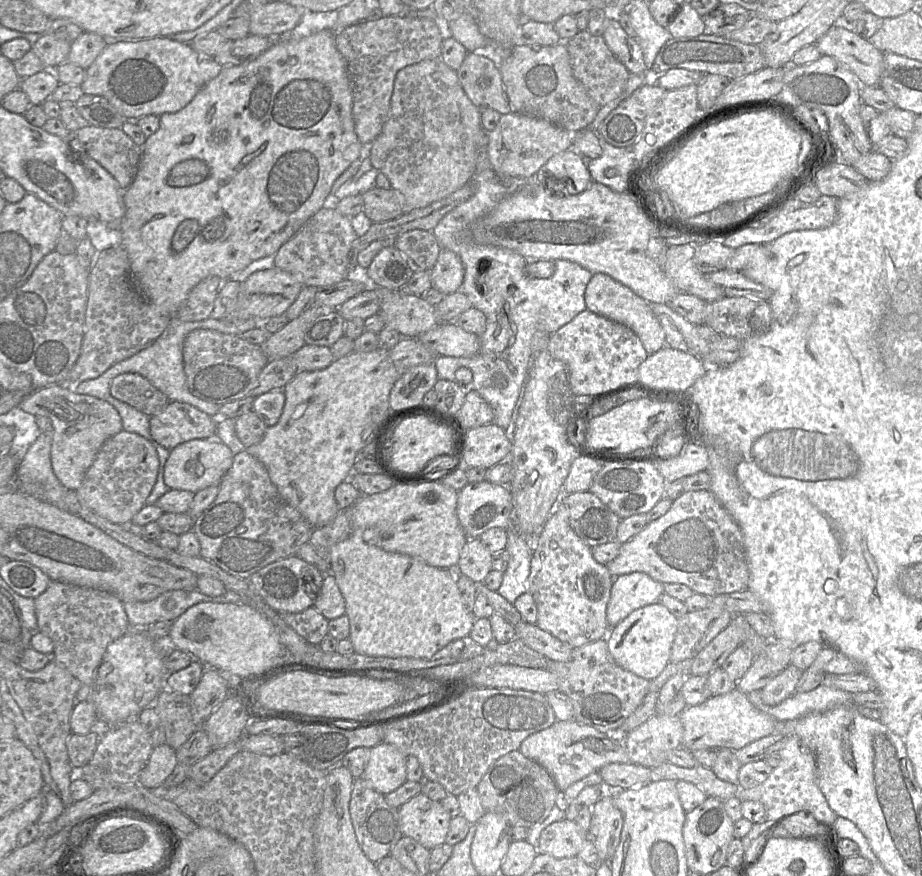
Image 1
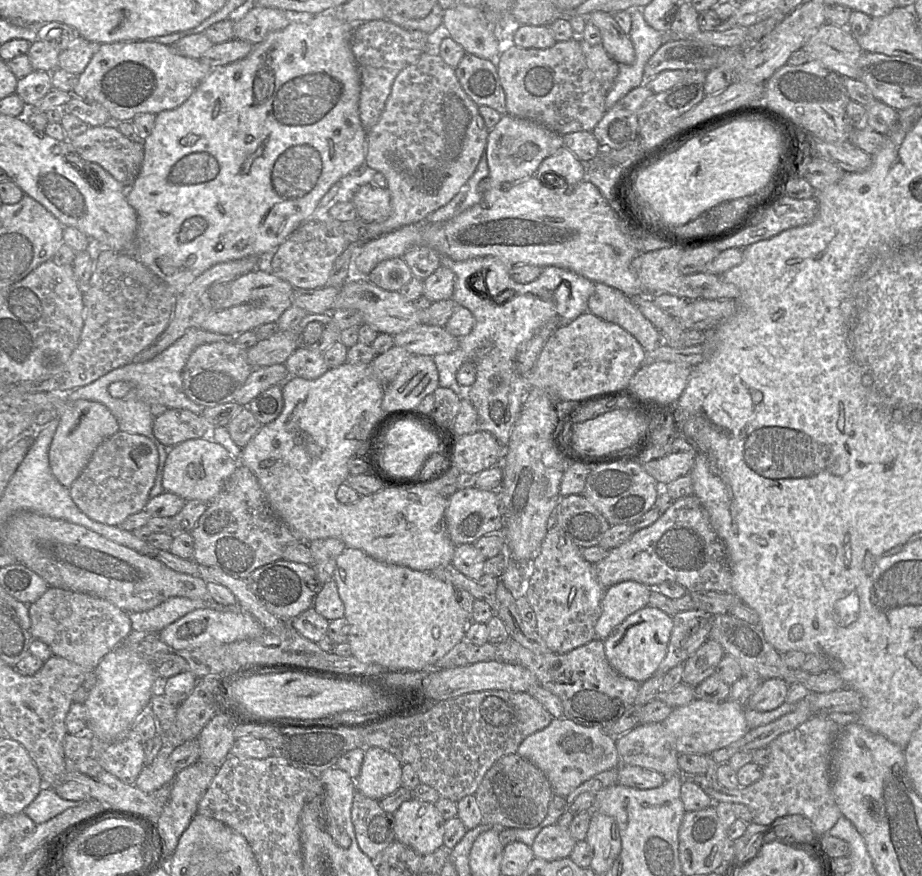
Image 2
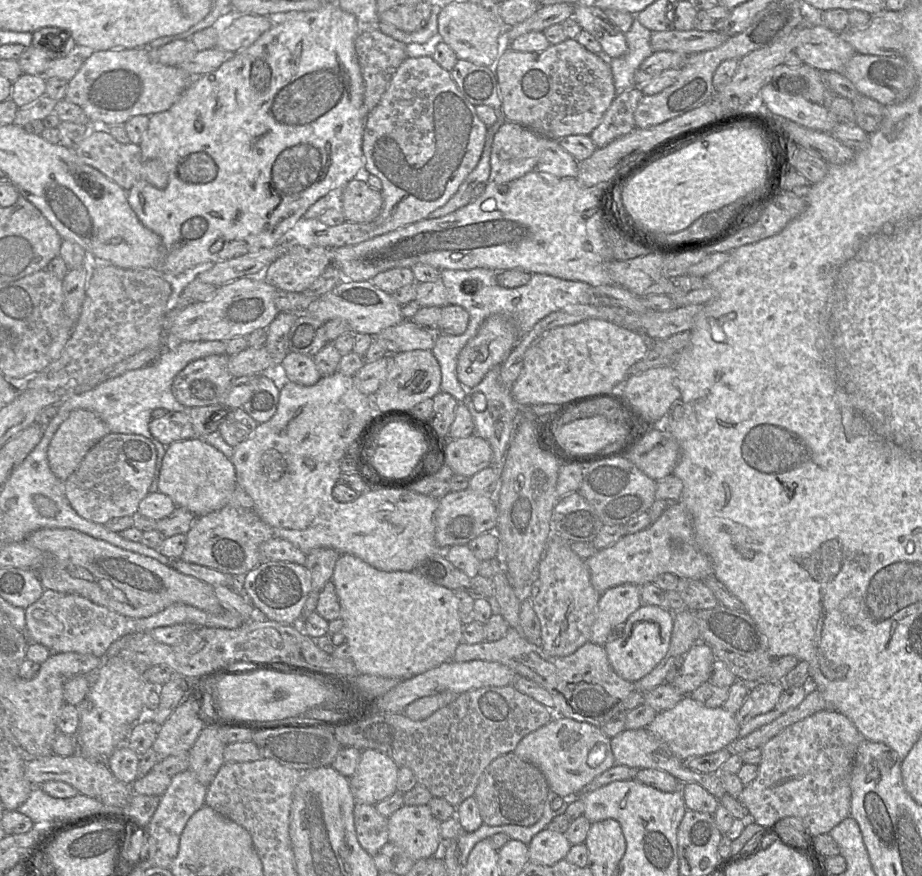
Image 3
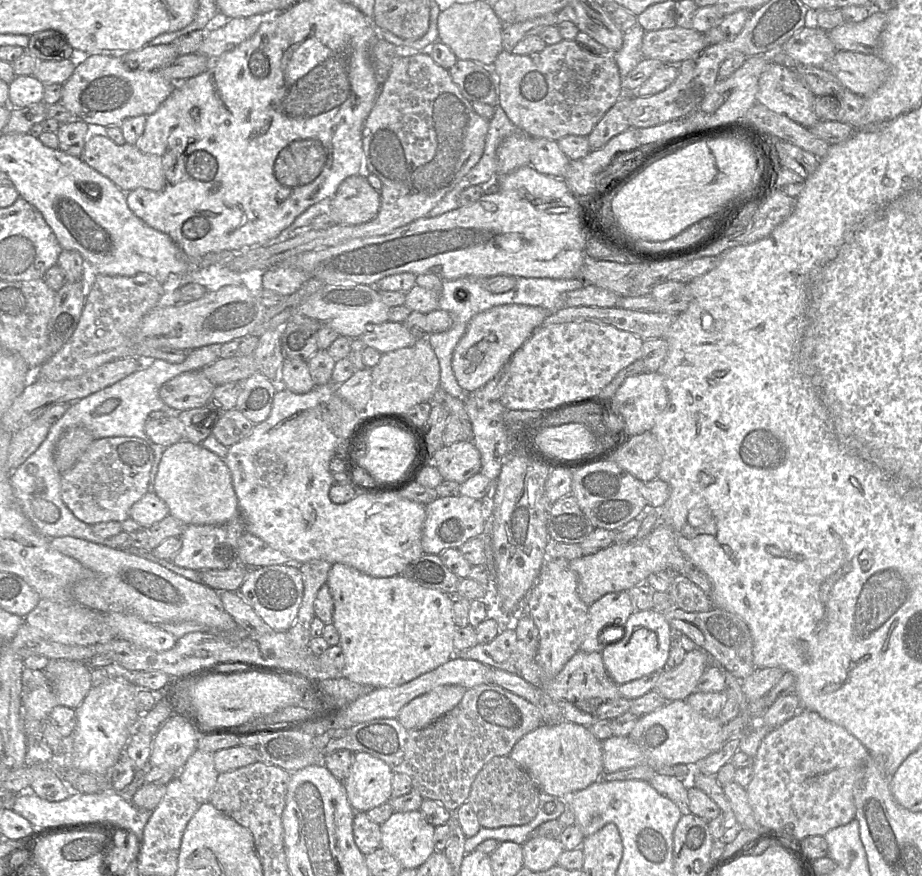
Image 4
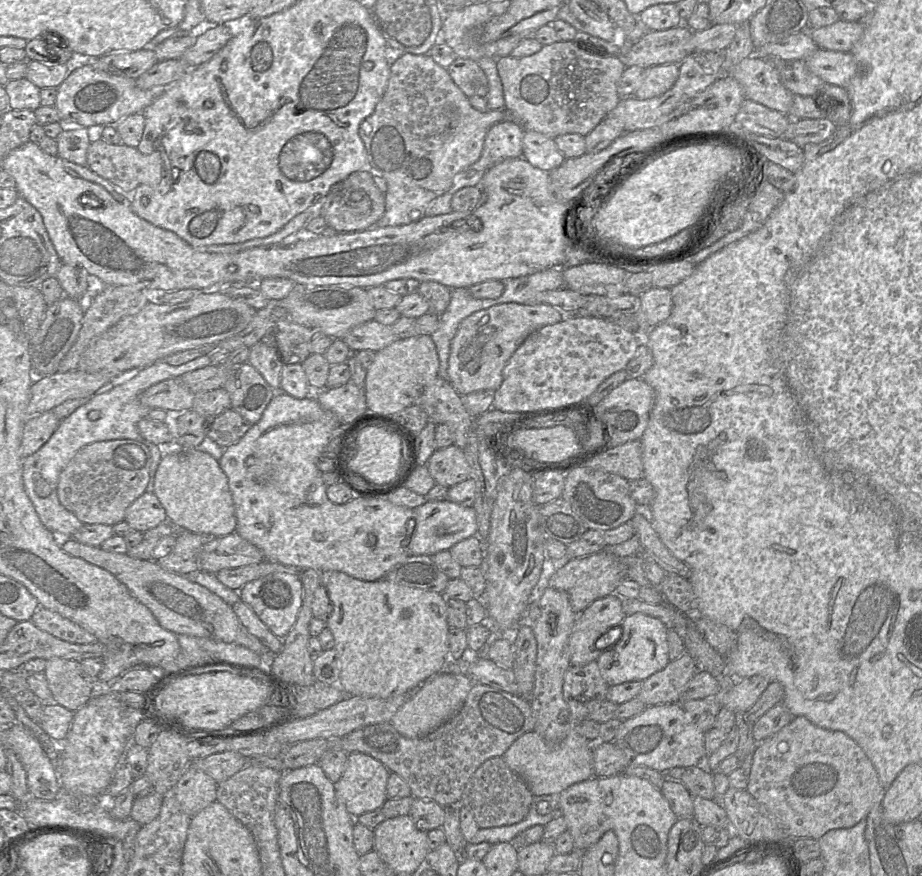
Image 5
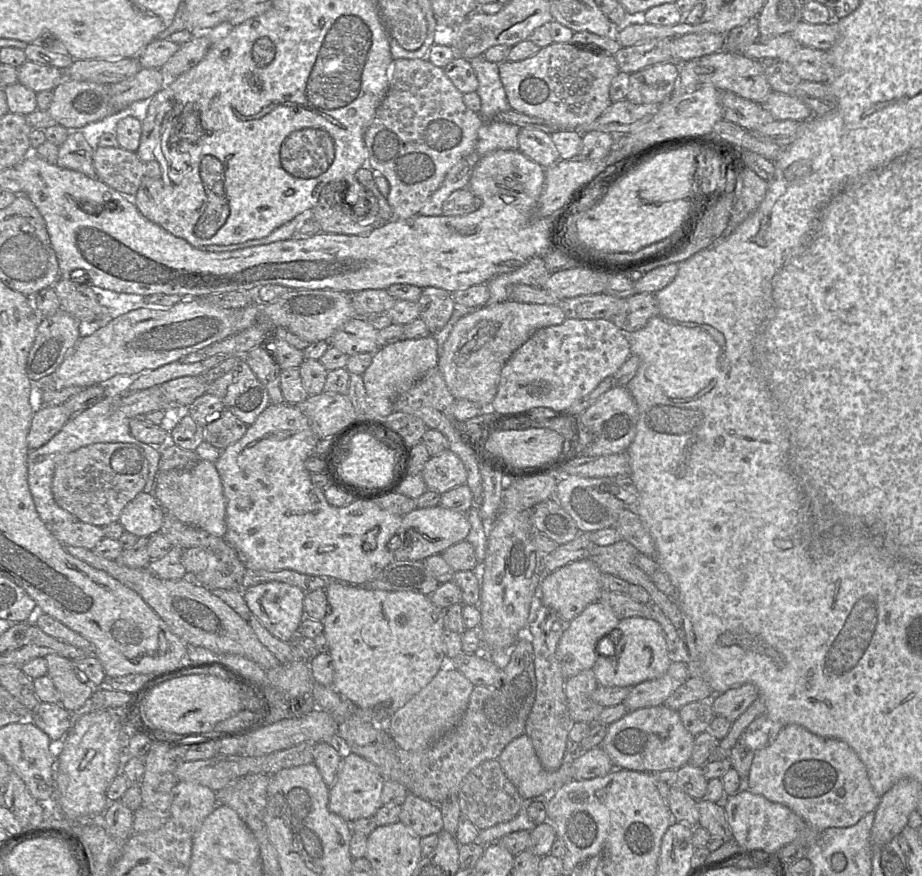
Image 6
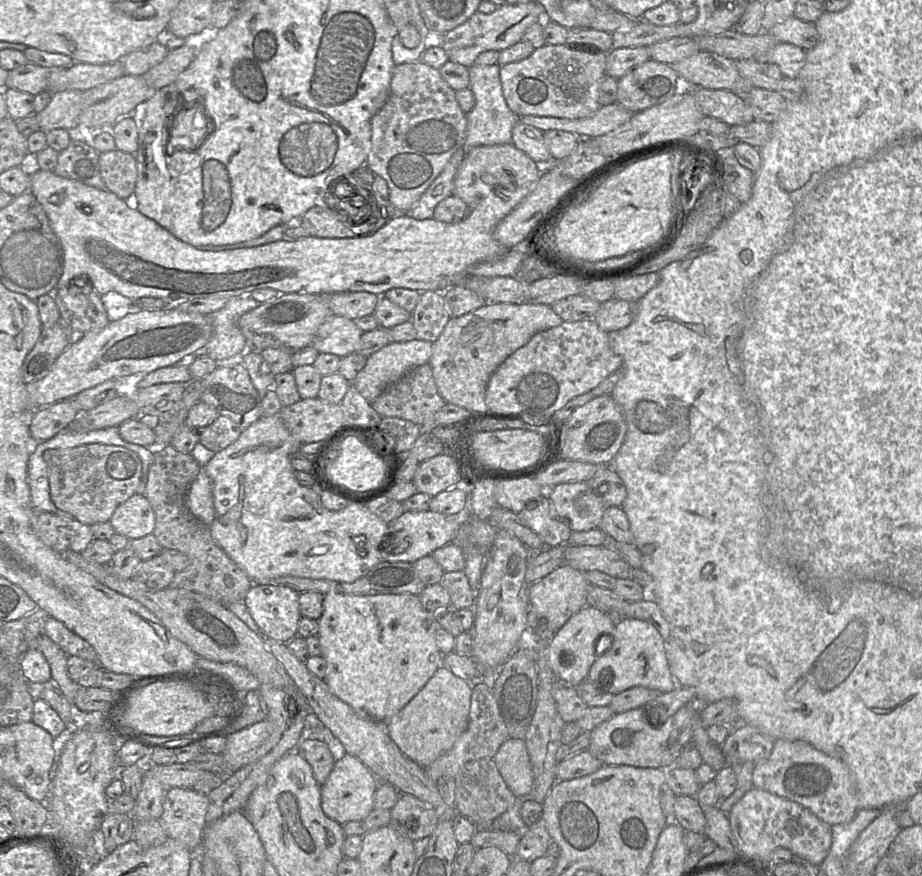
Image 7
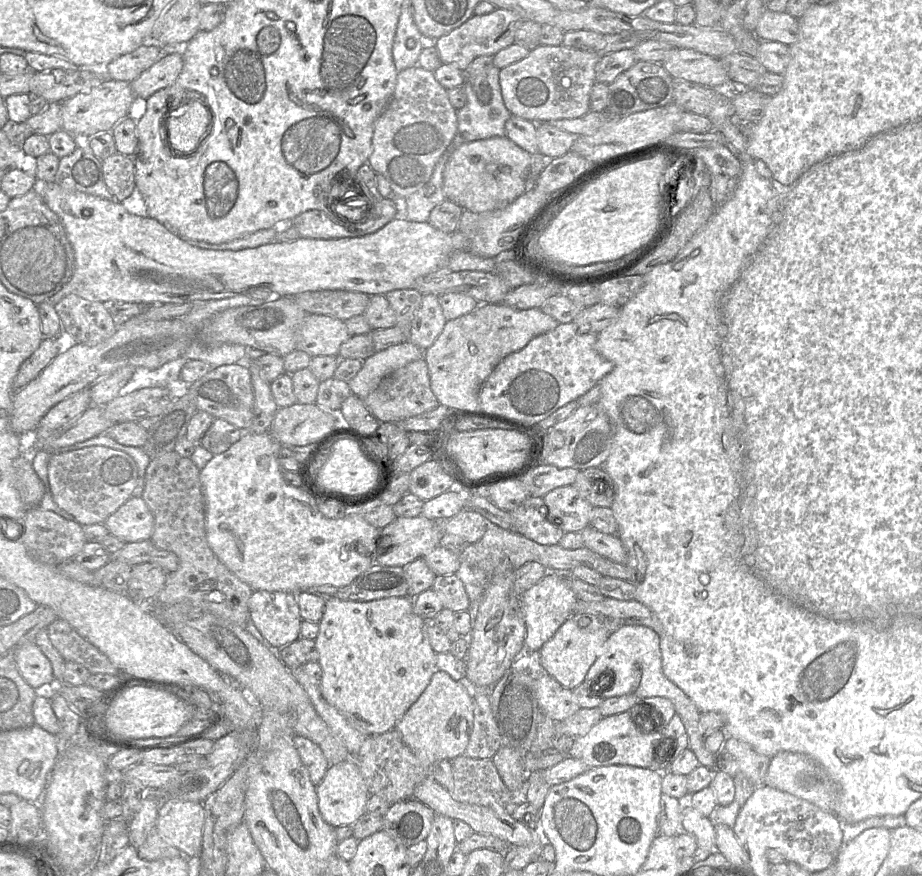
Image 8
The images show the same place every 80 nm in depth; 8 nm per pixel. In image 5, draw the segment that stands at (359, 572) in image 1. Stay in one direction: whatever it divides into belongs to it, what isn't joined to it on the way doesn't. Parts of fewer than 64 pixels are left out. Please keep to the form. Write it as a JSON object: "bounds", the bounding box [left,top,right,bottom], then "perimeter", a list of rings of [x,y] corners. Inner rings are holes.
{"bounds":[322,571,450,699],"perimeter":[[[340,571],[325,573],[325,580],[322,585],[326,587],[329,599],[333,606],[332,612],[325,623],[333,634],[335,641],[334,649],[336,650],[339,658],[340,676],[338,685],[347,696],[387,699],[405,694],[422,685],[427,679],[439,673],[444,664],[450,660],[448,645],[449,625],[447,623],[447,600],[441,593],[396,584],[384,578],[376,581],[363,581]]]}

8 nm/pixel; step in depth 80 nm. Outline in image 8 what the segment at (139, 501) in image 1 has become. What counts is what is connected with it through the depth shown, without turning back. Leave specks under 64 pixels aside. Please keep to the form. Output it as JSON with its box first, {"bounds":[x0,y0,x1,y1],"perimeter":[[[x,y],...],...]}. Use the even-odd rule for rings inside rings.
{"bounds":[48,446,138,526],"perimeter":[[[89,446],[78,450],[51,453],[48,480],[54,502],[74,517],[81,526],[104,523],[122,504],[132,497],[137,484],[138,468],[127,453],[105,446]]]}

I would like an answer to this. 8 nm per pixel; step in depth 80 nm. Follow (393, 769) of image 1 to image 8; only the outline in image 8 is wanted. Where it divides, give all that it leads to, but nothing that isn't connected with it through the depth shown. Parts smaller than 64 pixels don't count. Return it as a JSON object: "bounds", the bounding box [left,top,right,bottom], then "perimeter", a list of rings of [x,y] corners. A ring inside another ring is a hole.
{"bounds":[316,757,370,828],"perimeter":[[[351,757],[329,766],[323,780],[316,786],[316,794],[320,815],[333,828],[352,826],[352,824],[366,813],[366,803],[370,797],[358,764]]]}

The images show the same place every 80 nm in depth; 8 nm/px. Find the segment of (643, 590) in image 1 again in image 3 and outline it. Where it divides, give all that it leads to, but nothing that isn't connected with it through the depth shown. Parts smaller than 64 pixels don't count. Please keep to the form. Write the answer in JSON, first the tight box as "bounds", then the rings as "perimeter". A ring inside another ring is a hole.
{"bounds":[590,584,641,646],"perimeter":[[[624,584],[601,594],[590,642],[605,646],[617,629],[641,607],[639,586]]]}

